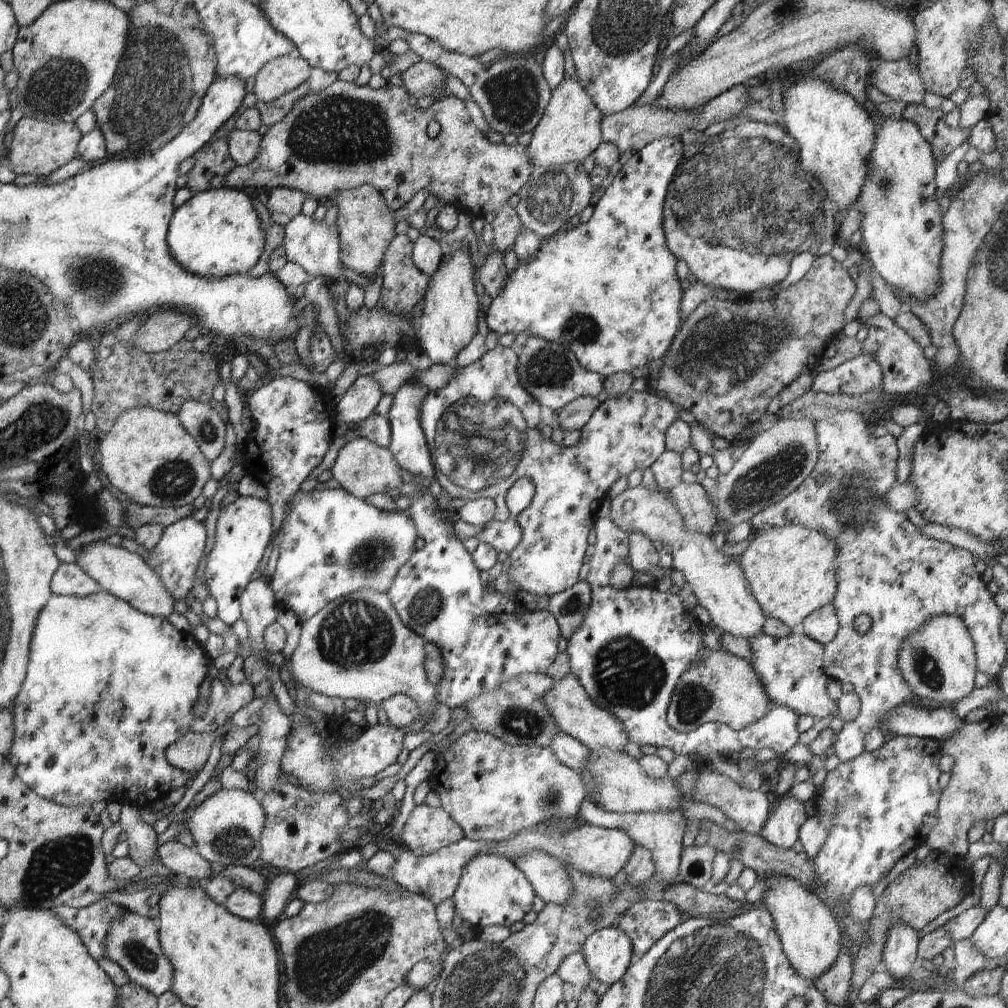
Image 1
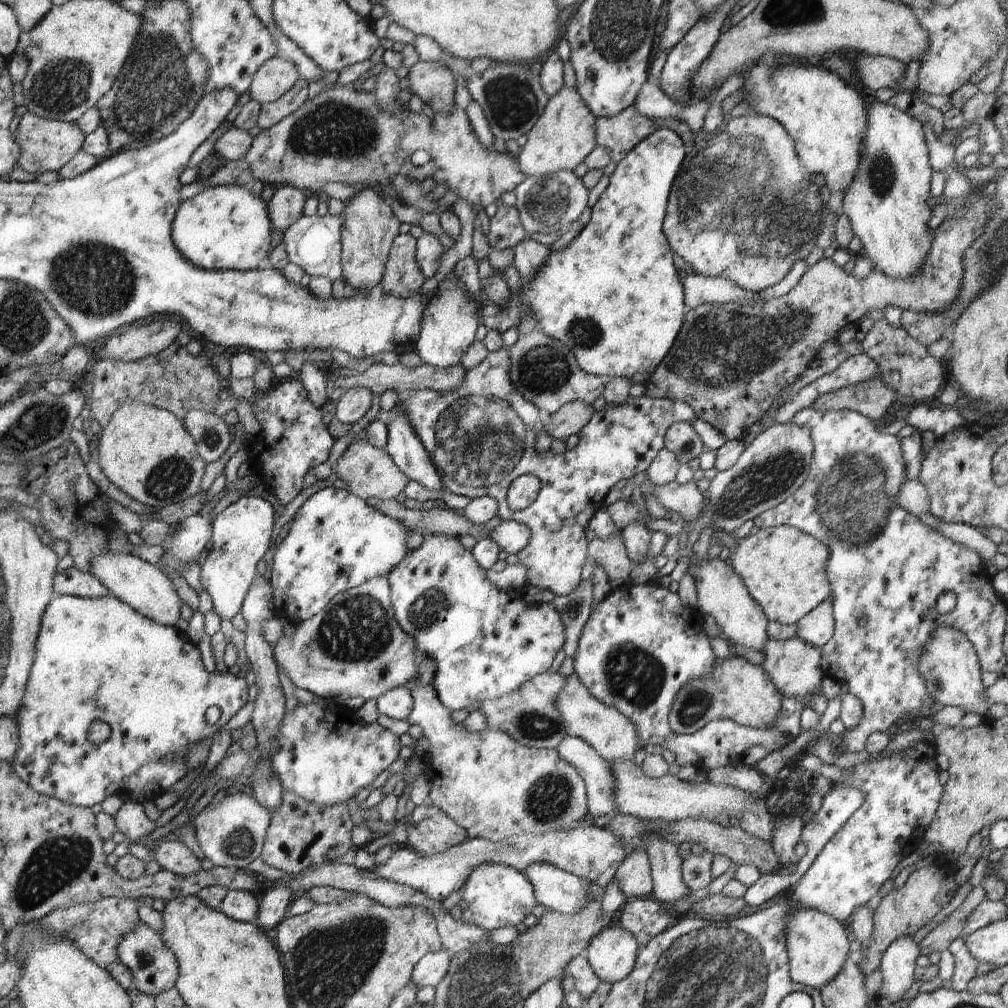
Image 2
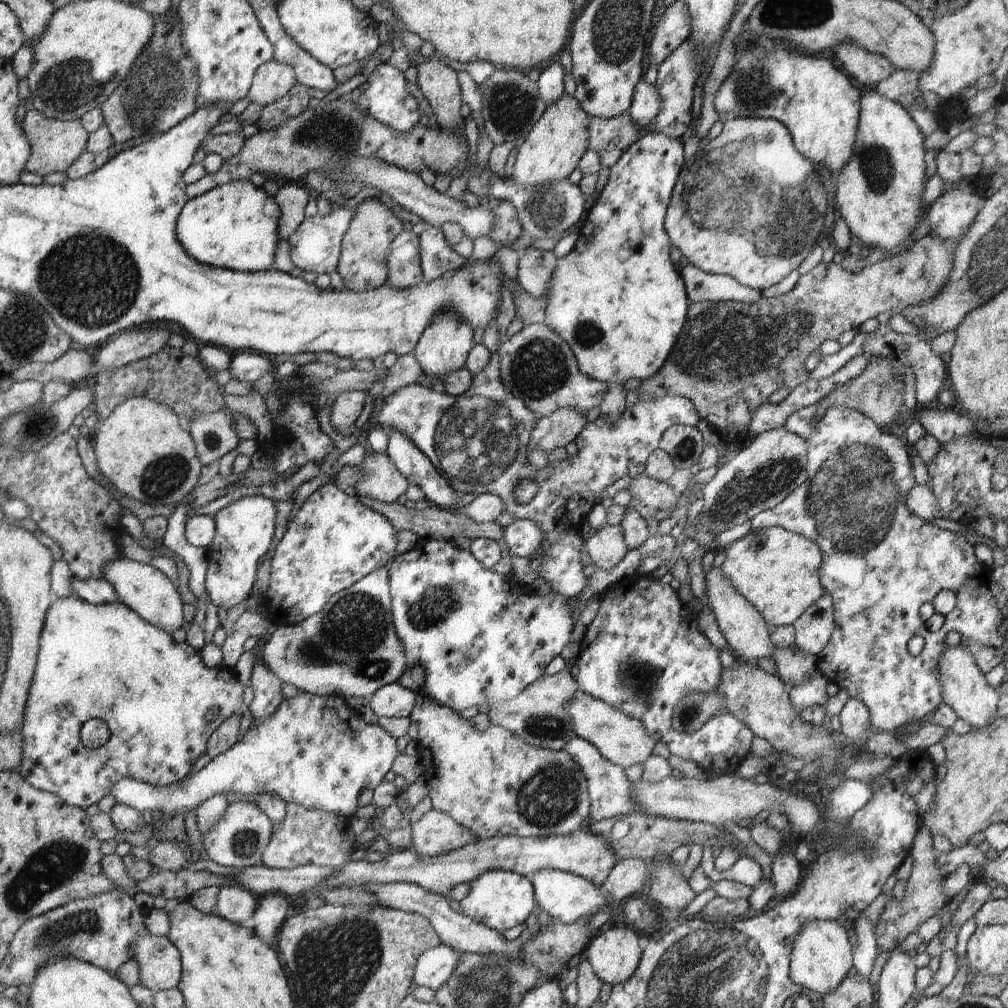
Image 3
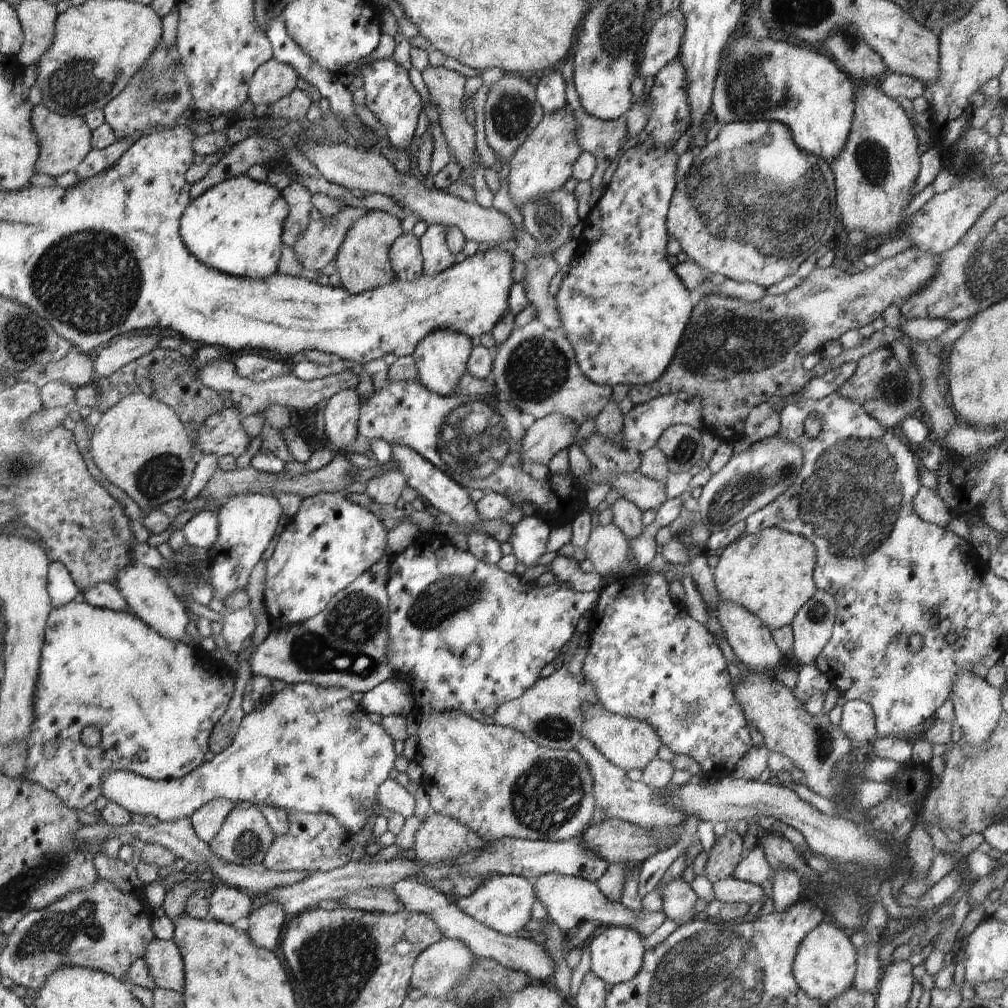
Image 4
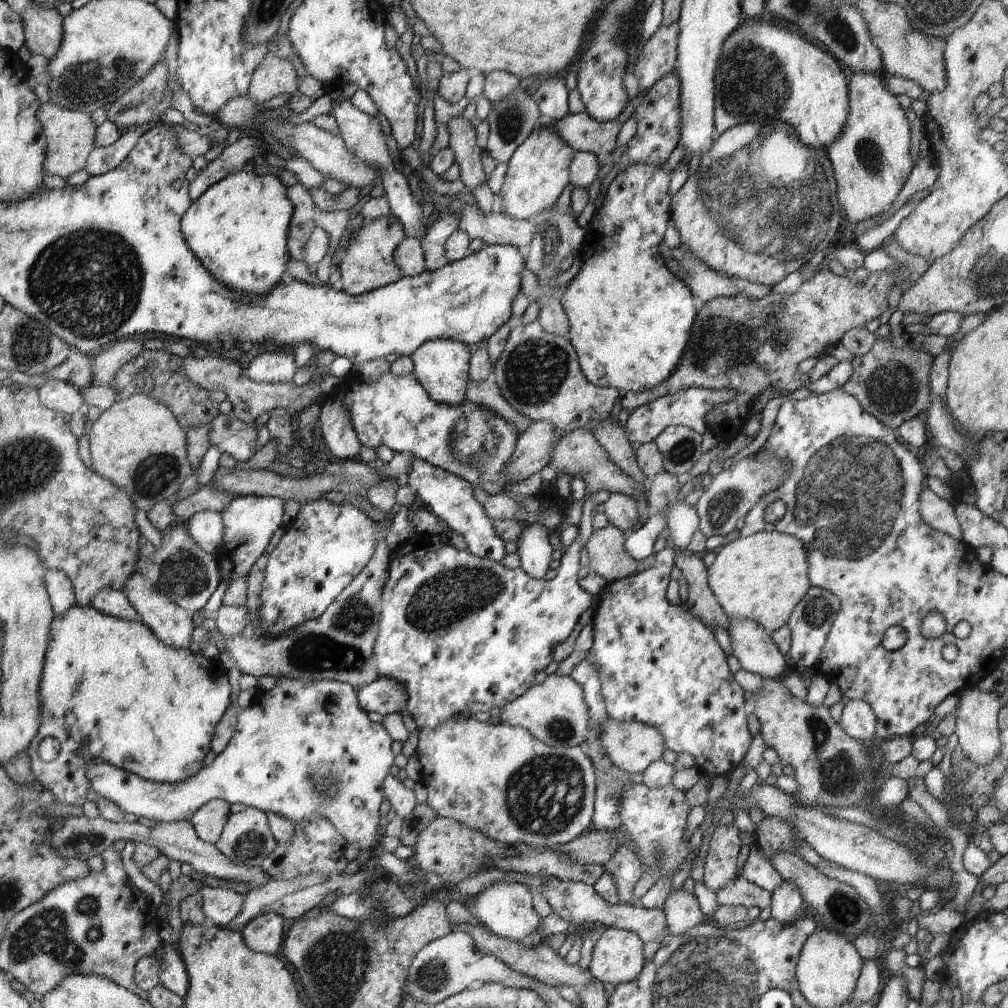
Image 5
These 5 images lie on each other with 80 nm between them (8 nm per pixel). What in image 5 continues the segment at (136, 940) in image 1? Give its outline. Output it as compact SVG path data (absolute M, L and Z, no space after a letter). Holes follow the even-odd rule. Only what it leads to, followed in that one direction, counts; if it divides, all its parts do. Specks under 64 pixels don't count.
M162 942L153 957L159 961L159 984L184 999L189 987L189 976L181 956L171 942Z

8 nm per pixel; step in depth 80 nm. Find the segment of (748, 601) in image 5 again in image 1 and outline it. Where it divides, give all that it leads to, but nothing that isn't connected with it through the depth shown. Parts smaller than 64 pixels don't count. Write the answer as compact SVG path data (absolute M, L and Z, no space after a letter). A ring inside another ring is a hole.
M789 525L755 533L738 564L765 616L772 616L795 630L799 629L804 618L807 618L812 612L834 601L837 592L834 558L836 558L834 540L806 526Z

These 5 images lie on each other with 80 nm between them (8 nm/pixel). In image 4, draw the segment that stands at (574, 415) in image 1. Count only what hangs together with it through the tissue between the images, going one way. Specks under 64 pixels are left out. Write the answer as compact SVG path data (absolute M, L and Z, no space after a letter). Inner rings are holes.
M560 413L534 420L521 442L521 466L528 470L532 462L547 465L558 451L573 443L578 429L578 423Z

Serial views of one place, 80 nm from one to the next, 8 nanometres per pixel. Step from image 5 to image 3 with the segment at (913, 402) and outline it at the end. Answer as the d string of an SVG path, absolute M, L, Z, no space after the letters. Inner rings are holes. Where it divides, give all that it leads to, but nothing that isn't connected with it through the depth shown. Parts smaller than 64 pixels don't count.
M868 357L868 360L866 368L859 377L835 388L824 399L819 400L819 404L822 406L822 410L827 410L829 407L836 405L849 407L864 414L864 416L870 418L872 422L881 428L887 429L897 419L900 406L904 404L902 396L905 391L900 377L895 378L890 364L885 361L885 358Z

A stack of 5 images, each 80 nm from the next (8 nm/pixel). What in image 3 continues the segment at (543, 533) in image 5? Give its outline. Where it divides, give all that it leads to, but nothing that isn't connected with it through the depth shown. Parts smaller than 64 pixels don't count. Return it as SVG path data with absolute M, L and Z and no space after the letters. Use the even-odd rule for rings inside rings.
M517 520L503 528L500 545L508 548L511 556L533 559L536 557L543 535L534 522Z

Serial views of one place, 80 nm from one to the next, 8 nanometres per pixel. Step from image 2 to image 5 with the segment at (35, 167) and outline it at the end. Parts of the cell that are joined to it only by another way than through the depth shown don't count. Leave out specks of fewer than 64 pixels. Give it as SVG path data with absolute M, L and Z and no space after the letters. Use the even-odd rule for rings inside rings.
M48 102L38 107L36 118L40 121L47 142L44 164L42 164L43 171L67 179L74 172L82 170L88 154L96 148L94 137L97 126L92 122L91 115L77 110L66 110Z

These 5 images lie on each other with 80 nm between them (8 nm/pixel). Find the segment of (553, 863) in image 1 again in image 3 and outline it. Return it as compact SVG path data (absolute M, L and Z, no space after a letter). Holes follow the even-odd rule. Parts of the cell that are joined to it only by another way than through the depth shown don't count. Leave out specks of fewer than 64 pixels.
M540 869L529 877L535 892L535 899L541 910L546 910L564 924L576 922L579 918L592 917L605 905L606 895L602 889L585 878L558 869Z

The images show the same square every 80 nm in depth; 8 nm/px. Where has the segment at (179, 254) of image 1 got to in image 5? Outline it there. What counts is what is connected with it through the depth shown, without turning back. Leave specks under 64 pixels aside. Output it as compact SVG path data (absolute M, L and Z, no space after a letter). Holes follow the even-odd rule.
M246 168L208 187L200 198L192 201L181 220L184 240L202 266L230 290L239 290L241 295L263 295L274 285L282 283L280 276L286 271L290 259L287 232L294 212L293 204L275 171L267 176L256 176L258 171L261 170Z

